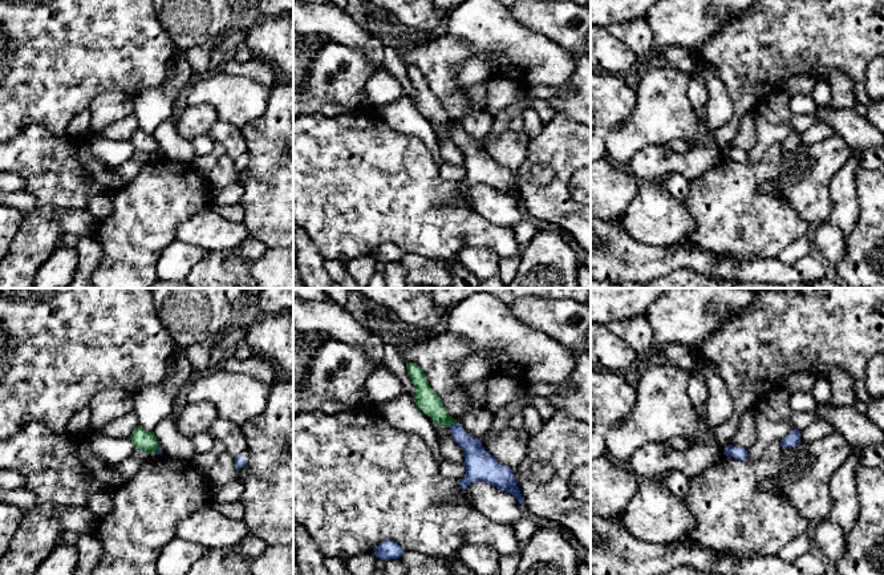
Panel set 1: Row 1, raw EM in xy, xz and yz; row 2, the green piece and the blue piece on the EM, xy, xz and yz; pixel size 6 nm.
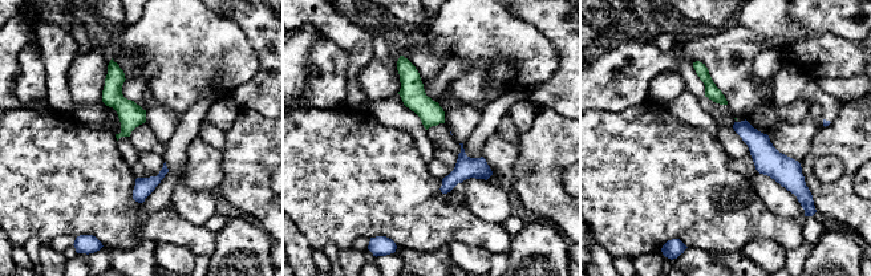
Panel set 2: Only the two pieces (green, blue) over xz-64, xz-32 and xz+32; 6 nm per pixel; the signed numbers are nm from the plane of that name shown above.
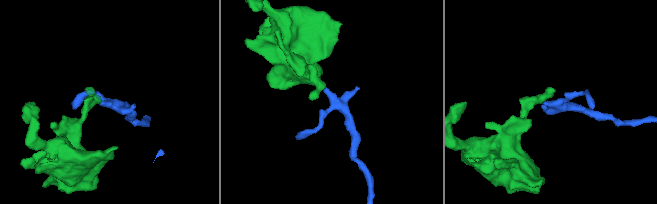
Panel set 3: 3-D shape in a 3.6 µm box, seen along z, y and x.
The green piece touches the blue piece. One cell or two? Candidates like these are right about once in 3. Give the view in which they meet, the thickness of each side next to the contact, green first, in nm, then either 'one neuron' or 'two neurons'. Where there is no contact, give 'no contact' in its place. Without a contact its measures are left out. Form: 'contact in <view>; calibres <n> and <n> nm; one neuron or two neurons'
contact in xz; calibres 140 and 140 nm; two neurons

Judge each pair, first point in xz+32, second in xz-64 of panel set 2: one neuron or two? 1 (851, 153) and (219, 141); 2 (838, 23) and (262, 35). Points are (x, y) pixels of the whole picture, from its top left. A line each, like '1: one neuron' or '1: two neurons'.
1: two neurons
2: one neuron

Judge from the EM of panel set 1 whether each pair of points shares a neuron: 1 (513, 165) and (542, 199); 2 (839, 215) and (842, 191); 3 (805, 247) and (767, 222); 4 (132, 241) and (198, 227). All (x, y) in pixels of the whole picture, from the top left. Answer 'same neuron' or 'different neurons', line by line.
1: different neurons
2: same neuron
3: different neurons
4: different neurons

